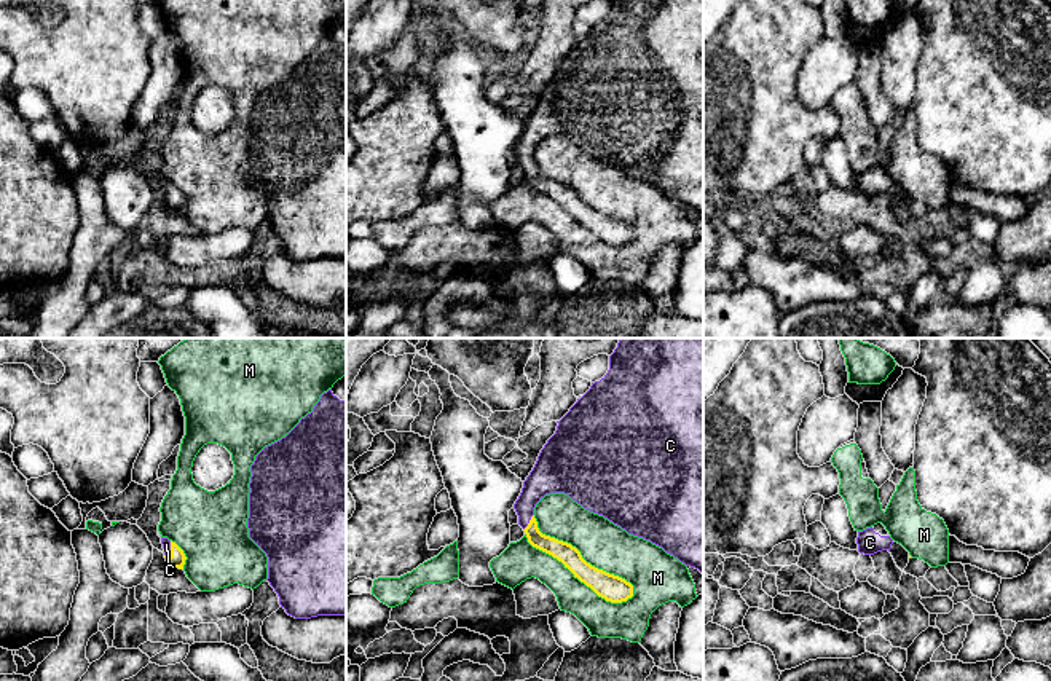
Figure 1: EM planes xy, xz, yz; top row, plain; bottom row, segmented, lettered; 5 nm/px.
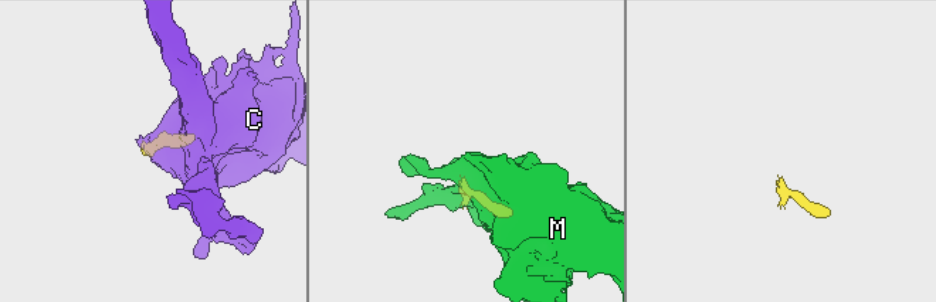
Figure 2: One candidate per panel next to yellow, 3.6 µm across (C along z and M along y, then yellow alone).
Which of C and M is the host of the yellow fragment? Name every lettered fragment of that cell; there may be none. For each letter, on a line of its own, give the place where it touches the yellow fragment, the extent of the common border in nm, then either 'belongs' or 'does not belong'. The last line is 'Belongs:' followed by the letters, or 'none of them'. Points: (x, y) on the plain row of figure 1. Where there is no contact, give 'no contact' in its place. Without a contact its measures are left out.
C: xz (530, 165) | 100 nm | belongs
M: xz (581, 200) | 650 nm | does not belong
Belongs: C

